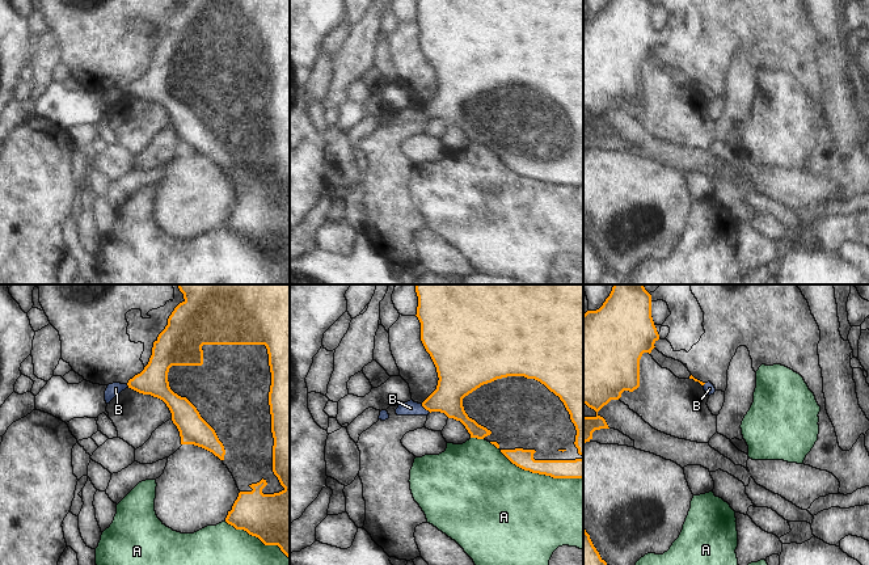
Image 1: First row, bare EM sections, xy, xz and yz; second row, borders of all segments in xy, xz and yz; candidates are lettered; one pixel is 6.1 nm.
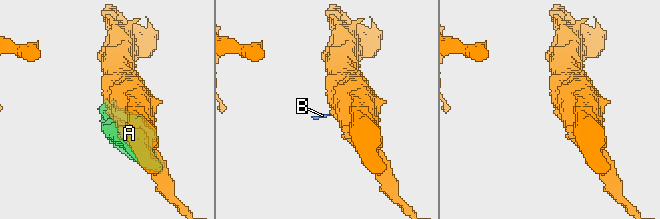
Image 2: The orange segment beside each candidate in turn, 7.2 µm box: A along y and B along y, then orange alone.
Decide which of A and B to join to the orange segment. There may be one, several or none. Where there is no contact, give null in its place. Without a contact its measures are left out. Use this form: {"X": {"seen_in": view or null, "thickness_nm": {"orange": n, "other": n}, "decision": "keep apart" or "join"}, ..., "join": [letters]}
{"A": {"seen_in": "xz", "thickness_nm": {"orange": 120, "other": 480}, "decision": "keep apart"}, "B": {"seen_in": "xz", "thickness_nm": {"orange": 220, "other": 90}, "decision": "join"}, "join": ["B"]}

